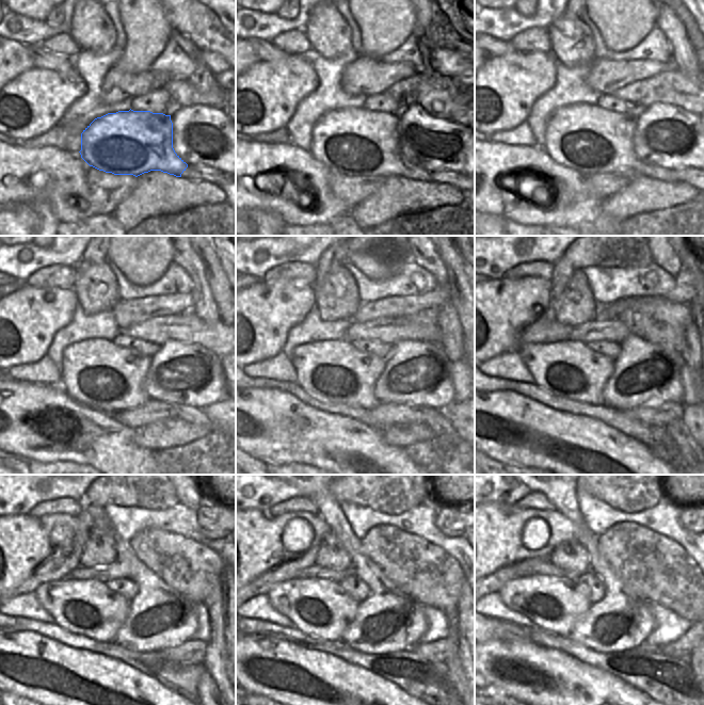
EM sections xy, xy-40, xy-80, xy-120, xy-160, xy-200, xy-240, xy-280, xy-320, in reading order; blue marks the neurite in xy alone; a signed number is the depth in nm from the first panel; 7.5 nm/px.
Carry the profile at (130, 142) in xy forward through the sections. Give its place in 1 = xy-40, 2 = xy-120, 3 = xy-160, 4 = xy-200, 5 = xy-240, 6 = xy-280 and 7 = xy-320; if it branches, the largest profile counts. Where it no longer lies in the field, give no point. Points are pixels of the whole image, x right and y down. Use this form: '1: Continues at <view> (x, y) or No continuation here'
1: Continues at xy-40 (352, 141)
2: Continues at xy-120 (96, 372)
3: Continues at xy-160 (334, 370)
4: Continues at xy-200 (570, 369)
5: Continues at xy-240 (89, 608)
6: Continues at xy-280 (319, 607)
7: Continues at xy-320 (554, 604)

